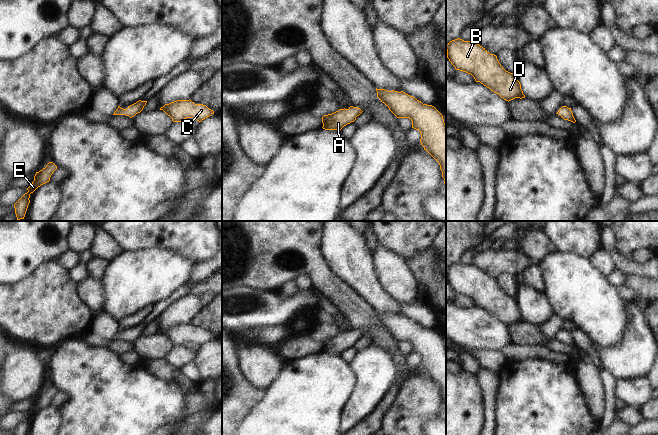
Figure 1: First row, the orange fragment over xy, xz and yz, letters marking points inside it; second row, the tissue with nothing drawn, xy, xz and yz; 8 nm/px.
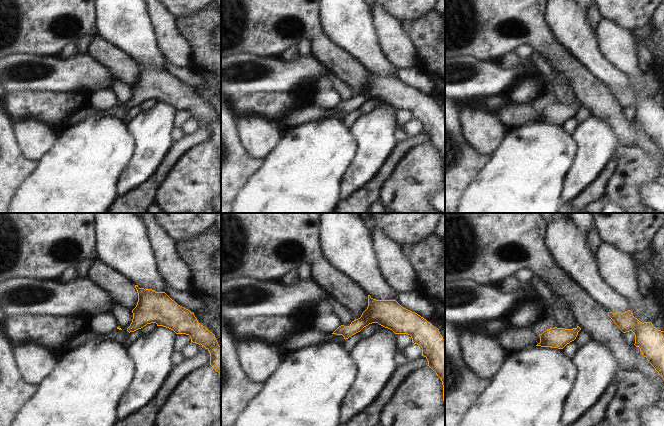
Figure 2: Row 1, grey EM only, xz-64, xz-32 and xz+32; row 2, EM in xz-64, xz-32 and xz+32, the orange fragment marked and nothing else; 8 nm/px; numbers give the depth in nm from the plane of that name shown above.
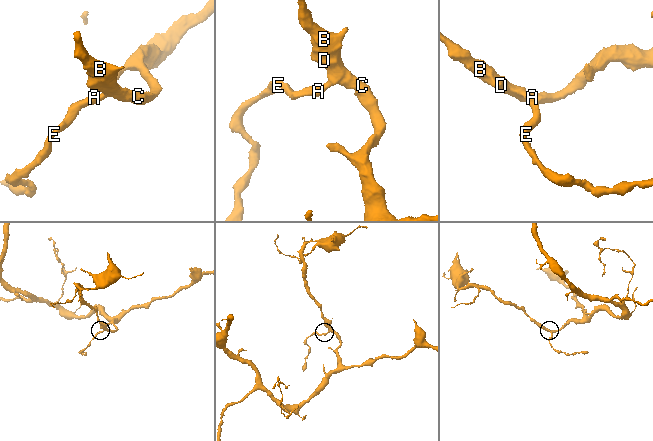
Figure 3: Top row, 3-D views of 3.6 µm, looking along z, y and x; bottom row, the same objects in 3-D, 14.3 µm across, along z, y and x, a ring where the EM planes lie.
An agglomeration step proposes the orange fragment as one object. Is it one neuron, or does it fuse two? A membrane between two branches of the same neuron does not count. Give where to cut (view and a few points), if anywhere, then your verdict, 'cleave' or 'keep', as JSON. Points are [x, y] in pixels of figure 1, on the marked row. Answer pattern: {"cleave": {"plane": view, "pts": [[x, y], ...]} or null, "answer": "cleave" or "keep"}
{"cleave": null, "answer": "keep"}

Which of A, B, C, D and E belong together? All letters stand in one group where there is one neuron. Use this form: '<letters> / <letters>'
A B C D E

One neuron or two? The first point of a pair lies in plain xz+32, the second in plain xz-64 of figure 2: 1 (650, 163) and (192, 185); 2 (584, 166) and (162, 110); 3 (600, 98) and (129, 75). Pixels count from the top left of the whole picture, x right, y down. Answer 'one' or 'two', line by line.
1: one
2: one
3: one

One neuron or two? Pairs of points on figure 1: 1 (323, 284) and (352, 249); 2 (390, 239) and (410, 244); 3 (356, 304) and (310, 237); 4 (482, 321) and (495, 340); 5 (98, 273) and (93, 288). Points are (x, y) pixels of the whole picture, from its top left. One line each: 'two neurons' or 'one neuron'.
1: two neurons
2: one neuron
3: one neuron
4: one neuron
5: two neurons

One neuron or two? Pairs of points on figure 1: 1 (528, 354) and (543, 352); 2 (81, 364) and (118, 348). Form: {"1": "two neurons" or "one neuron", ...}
{"1": "one neuron", "2": "two neurons"}

